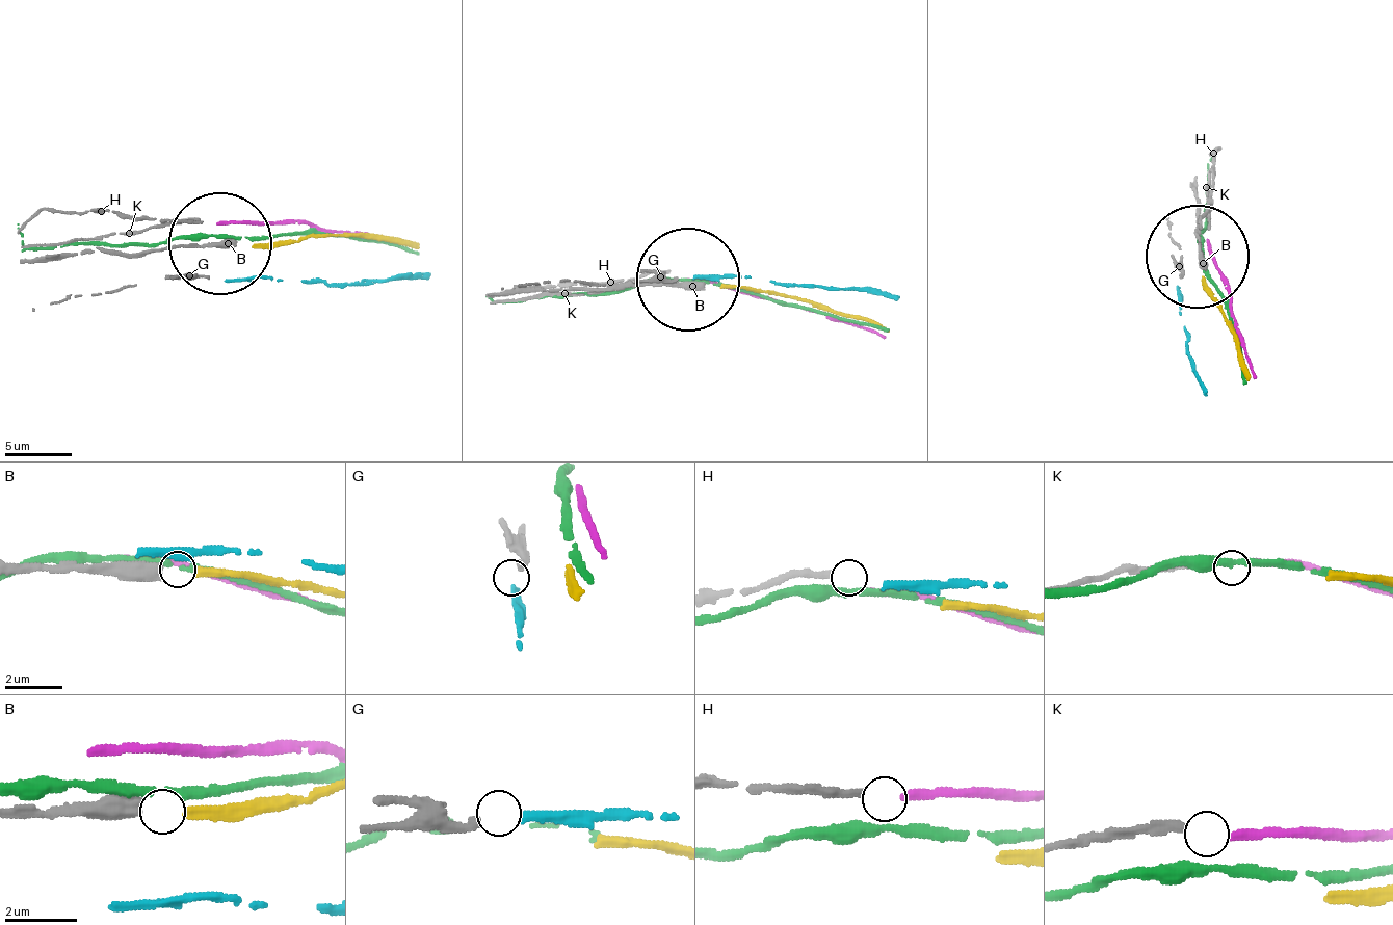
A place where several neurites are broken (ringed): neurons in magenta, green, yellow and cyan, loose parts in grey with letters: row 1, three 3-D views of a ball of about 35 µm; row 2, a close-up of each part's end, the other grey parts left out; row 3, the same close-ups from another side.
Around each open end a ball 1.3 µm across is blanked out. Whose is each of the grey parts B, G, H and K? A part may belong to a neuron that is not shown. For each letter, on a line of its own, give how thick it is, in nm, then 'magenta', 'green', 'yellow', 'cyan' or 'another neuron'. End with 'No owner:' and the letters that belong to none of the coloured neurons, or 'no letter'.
B: calibre 500 nm; yellow
G: calibre 200 nm; cyan
H: calibre 200 nm; another neuron
K: calibre 220 nm; magenta
No owner: H

